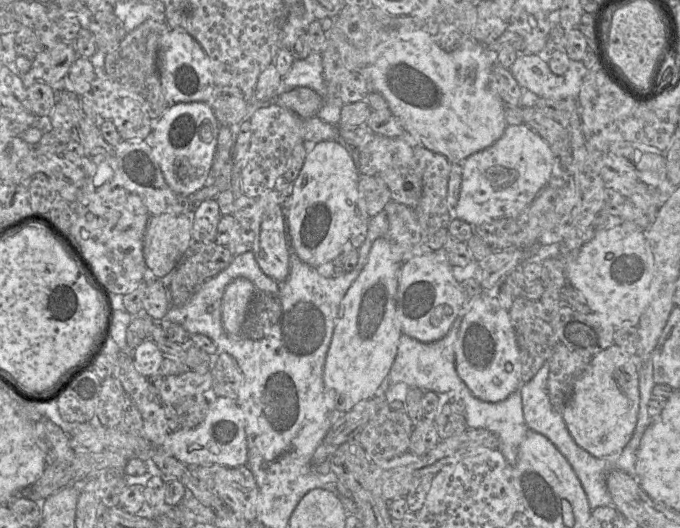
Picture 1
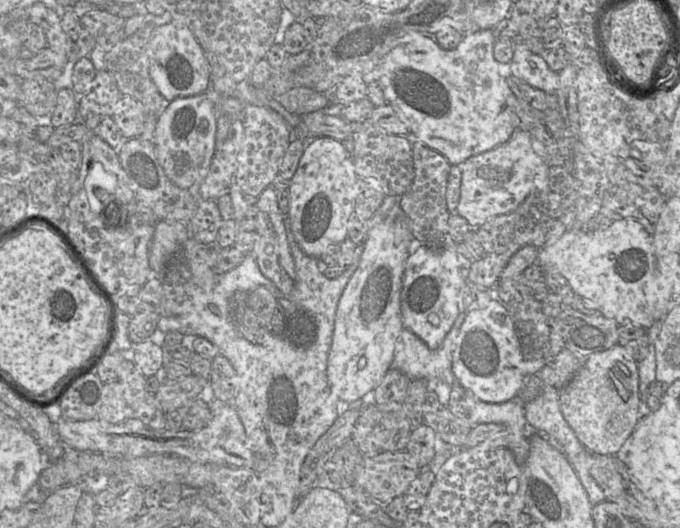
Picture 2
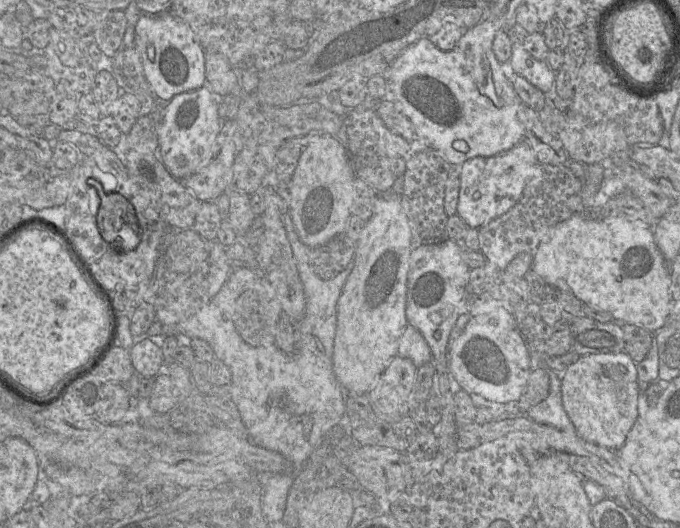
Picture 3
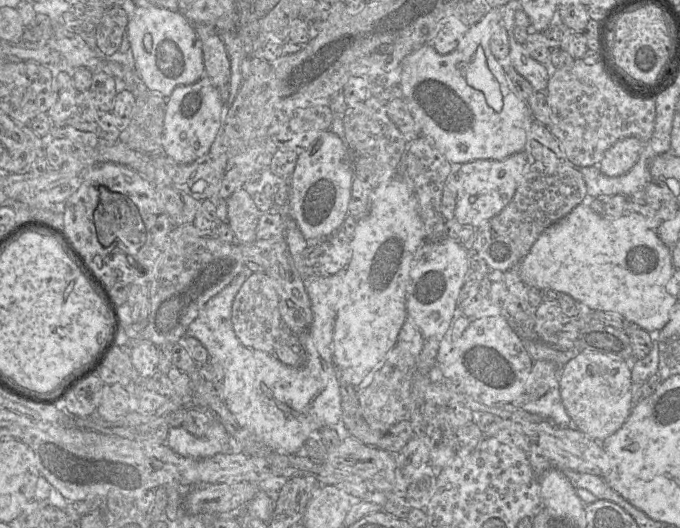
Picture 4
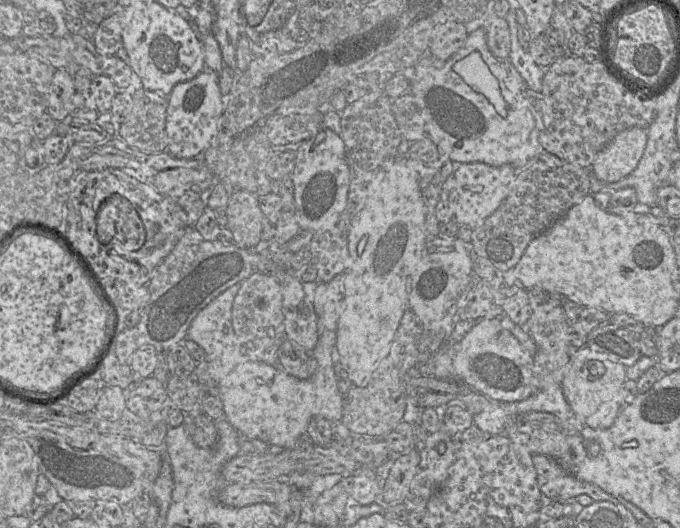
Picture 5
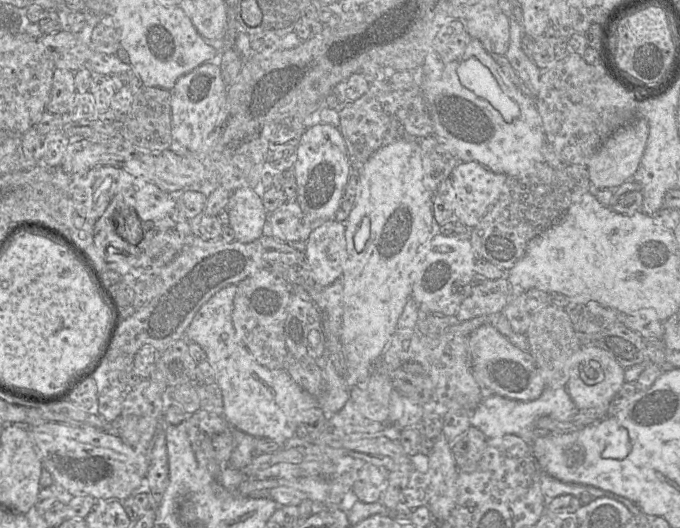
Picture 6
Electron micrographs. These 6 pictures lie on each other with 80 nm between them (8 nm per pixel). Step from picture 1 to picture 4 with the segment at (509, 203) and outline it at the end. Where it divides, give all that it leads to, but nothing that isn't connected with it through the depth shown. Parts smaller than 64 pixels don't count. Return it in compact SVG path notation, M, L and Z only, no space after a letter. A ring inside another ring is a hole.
M523 151L504 160L474 160L463 163L456 173L457 201L454 218L463 226L477 228L500 213L514 197L529 162L530 156Z

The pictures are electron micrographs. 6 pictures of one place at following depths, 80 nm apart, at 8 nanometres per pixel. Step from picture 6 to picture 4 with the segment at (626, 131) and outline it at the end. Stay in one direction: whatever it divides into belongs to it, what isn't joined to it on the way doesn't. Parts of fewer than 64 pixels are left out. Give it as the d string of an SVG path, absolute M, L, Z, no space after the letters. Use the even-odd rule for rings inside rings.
M630 137L617 141L605 153L598 167L608 177L629 172L637 163L645 143Z

